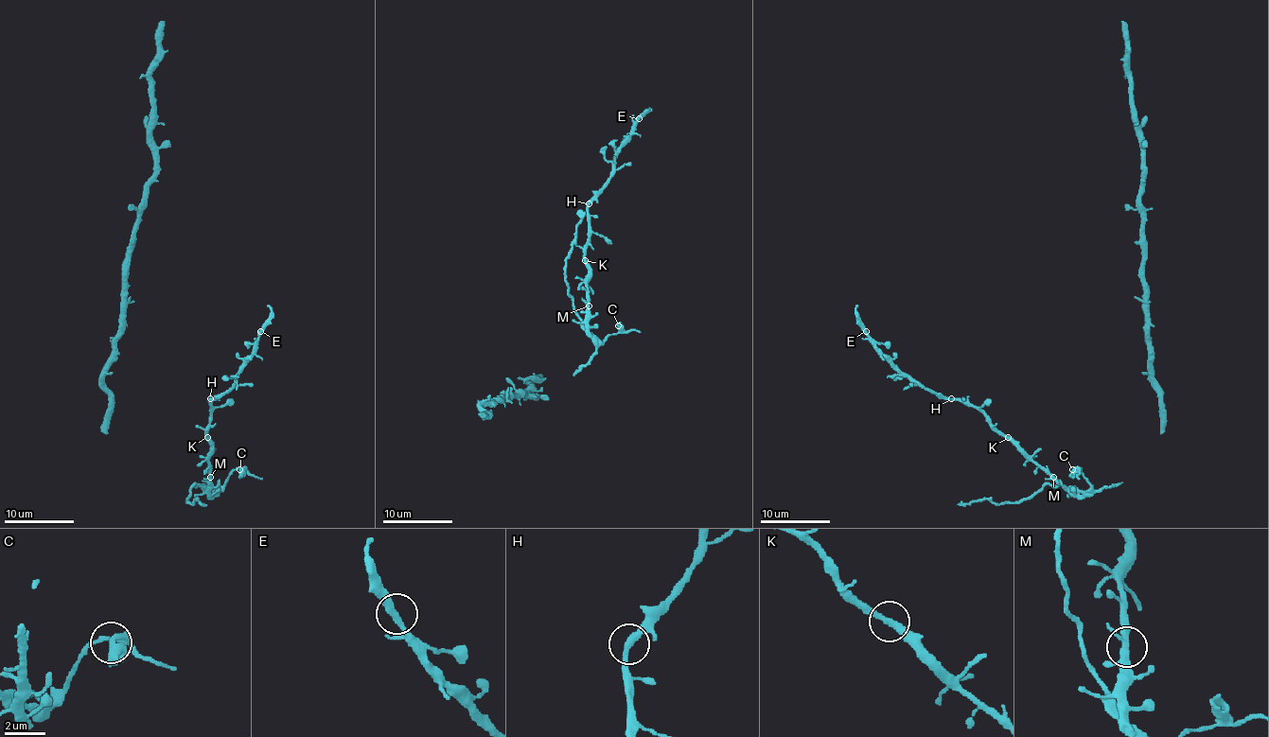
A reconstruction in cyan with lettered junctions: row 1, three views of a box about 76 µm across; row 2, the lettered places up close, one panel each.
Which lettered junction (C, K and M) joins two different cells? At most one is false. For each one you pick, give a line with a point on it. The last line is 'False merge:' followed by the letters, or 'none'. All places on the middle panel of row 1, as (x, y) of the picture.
False merge: none

